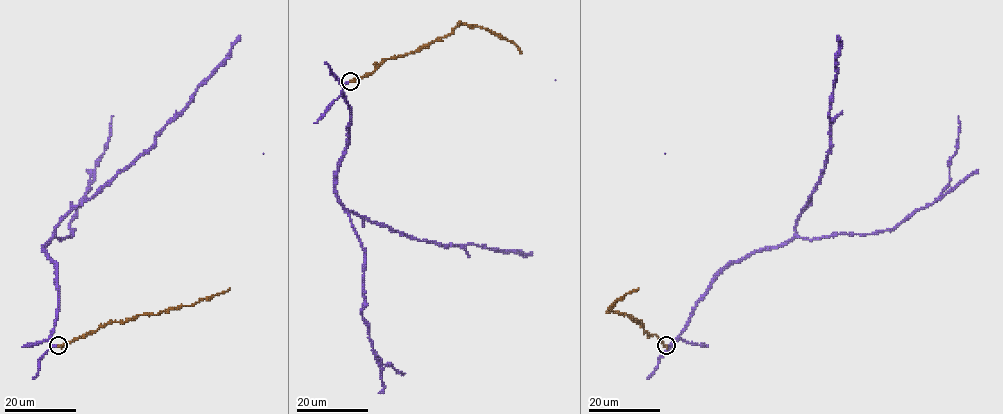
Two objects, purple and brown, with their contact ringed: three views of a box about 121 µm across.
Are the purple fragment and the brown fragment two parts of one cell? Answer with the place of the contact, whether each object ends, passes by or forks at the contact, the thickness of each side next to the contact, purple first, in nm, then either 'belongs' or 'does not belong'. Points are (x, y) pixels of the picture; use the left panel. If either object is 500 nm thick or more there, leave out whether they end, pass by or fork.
(58, 345) | purple ends | brown passes by | 200/360 nm | belongs

